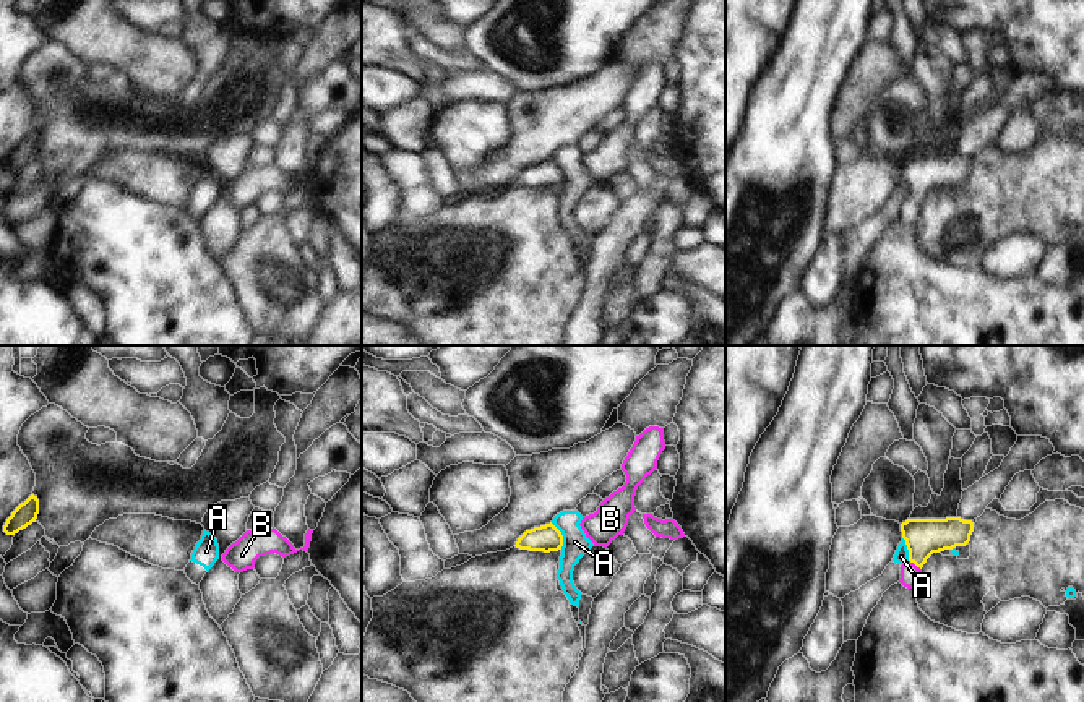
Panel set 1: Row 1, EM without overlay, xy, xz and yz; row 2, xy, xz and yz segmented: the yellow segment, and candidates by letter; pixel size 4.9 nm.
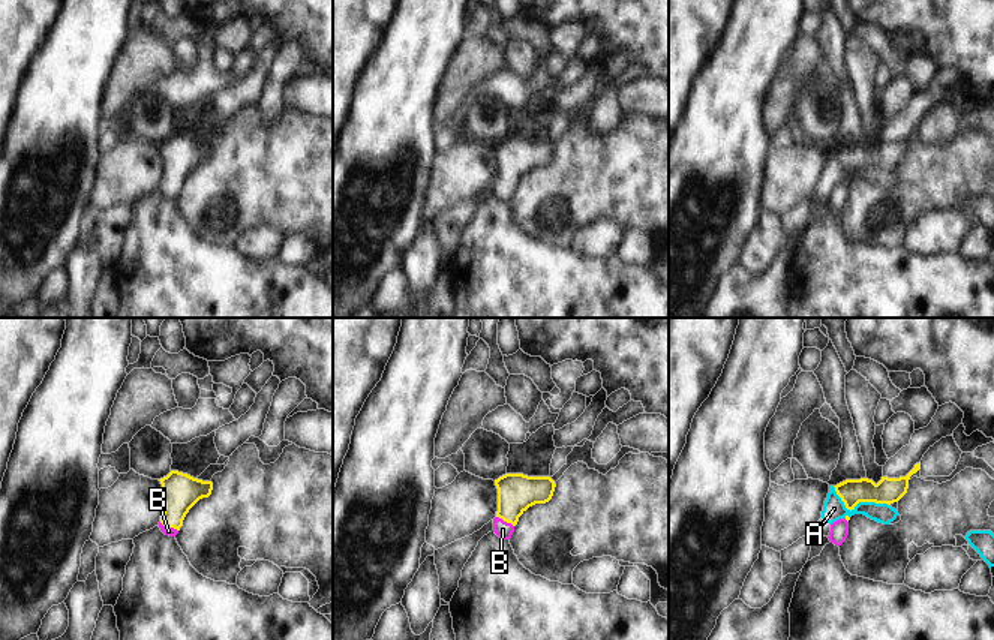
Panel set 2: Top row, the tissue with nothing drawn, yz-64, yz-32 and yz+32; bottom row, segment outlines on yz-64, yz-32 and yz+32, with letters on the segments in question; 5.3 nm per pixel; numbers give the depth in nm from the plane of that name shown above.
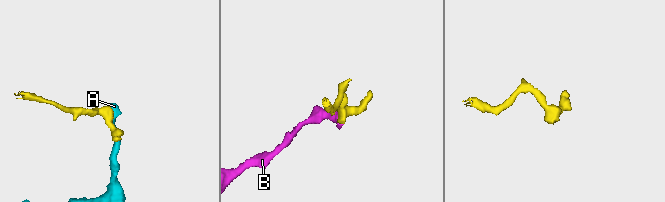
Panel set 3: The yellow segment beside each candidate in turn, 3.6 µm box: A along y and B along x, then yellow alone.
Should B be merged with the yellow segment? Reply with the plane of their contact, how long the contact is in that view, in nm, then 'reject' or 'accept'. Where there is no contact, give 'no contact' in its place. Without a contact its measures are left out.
meets yellow in yz; contact 80 nm long; accept

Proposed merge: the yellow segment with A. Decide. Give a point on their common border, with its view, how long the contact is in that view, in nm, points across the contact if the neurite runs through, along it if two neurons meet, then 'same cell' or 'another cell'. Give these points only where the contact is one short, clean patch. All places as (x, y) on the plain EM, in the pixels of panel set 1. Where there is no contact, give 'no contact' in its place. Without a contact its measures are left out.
meets yellow in xz at (562, 172); contact 150 nm long; border along xz (550, 159), (562, 172), (562, 185); another cell

